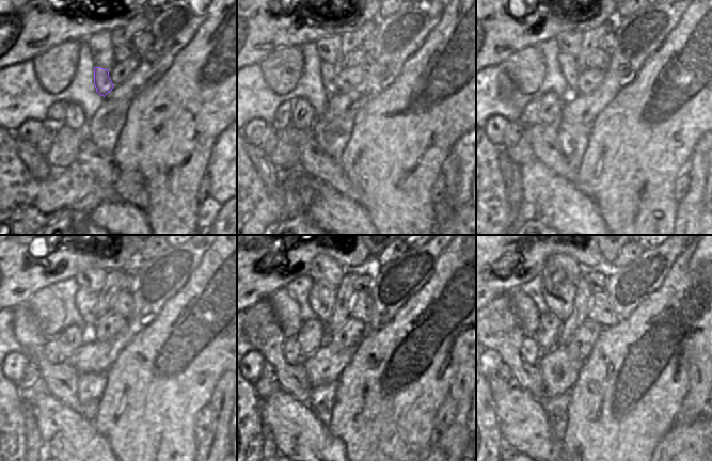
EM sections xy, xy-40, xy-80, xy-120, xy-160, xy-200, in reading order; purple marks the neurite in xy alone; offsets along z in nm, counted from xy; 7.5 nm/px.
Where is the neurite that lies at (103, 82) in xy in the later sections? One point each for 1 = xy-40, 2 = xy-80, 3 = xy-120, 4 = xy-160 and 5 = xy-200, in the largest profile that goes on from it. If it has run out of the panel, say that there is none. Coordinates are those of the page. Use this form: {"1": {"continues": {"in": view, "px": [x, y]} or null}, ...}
{"1": {"continues": {"in": "xy-40", "px": [330, 72]}}, "2": {"continues": {"in": "xy-80", "px": [568, 65]}}, "3": {"continues": {"in": "xy-120", "px": [85, 301]}}, "4": {"continues": {"in": "xy-160", "px": [321, 299]}}, "5": {"continues": {"in": "xy-200", "px": [558, 291]}}}

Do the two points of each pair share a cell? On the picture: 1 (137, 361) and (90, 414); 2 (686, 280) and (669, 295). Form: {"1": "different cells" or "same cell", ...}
{"1": "different cells", "2": "same cell"}

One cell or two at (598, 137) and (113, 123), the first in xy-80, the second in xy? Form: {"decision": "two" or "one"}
{"decision": "two"}

